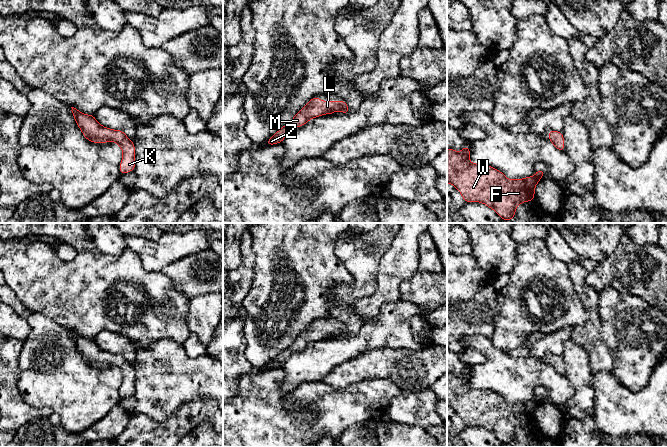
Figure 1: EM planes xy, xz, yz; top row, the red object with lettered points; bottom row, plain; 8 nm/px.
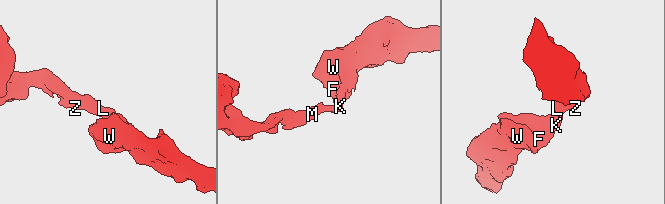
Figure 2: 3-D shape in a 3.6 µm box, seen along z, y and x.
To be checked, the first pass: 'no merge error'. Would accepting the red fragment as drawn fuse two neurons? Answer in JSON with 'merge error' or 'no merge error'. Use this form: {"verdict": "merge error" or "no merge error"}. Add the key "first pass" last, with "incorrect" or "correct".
{"verdict": "no merge error", "first pass": "correct"}

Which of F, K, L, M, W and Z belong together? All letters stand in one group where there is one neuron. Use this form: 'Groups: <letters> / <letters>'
Groups: F K L M W Z

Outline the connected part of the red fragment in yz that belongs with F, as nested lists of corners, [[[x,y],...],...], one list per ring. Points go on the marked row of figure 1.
[[[466,146],[461,152],[447,149],[447,183],[460,191],[465,202],[484,203],[503,220],[511,220],[518,204],[534,200],[535,186],[544,170],[536,170],[535,176],[510,180],[493,167],[471,163],[469,155]]]

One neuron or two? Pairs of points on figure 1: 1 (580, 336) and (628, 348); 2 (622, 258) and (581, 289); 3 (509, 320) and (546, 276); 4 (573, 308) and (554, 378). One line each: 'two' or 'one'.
1: two
2: two
3: one
4: two

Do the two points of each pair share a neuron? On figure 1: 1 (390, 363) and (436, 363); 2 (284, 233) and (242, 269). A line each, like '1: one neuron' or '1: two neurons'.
1: one neuron
2: two neurons

